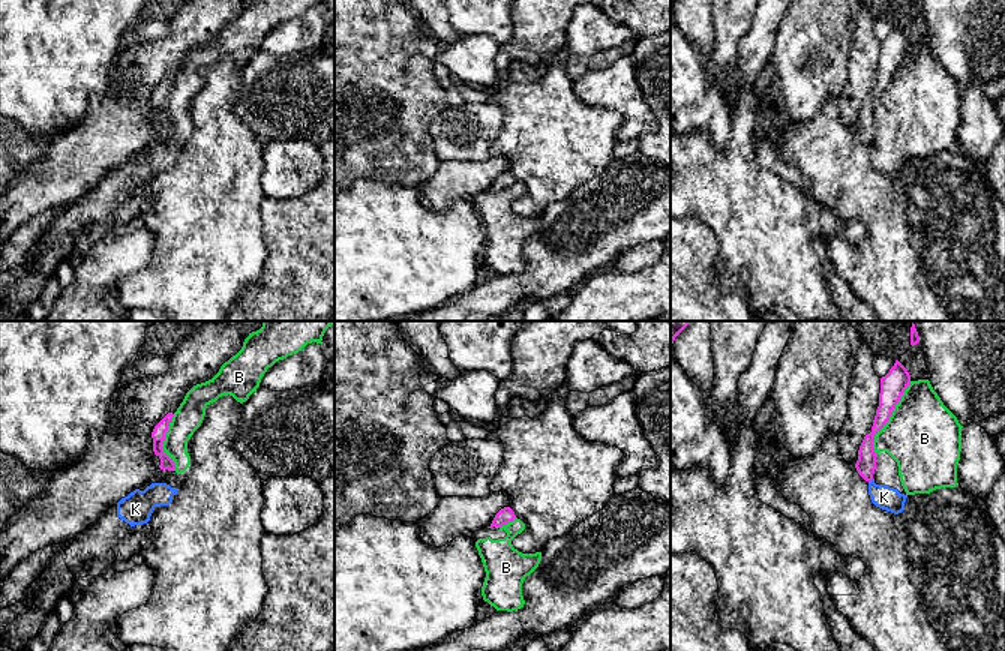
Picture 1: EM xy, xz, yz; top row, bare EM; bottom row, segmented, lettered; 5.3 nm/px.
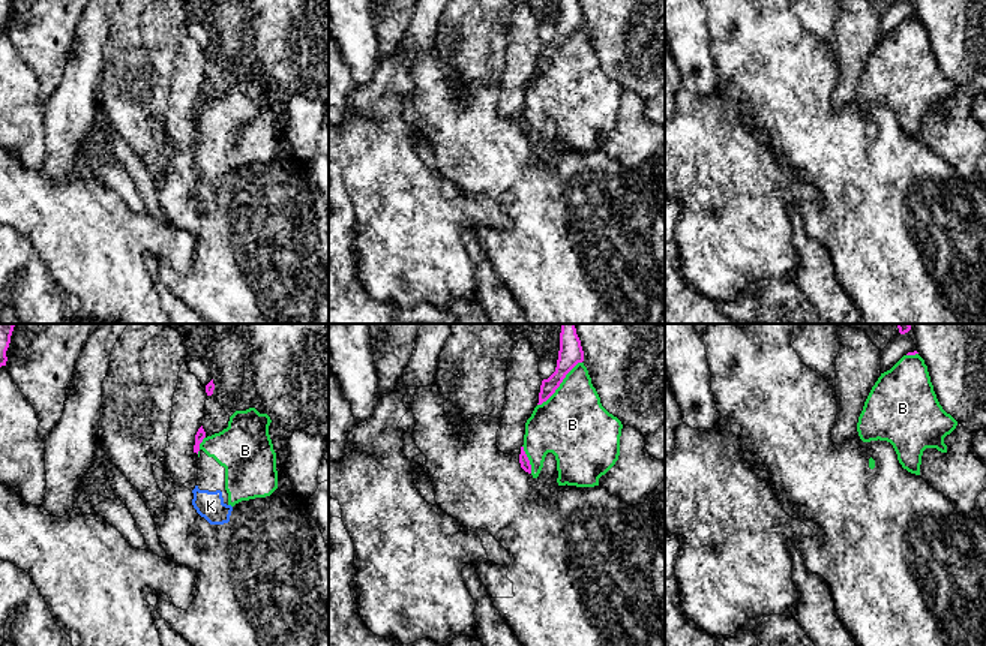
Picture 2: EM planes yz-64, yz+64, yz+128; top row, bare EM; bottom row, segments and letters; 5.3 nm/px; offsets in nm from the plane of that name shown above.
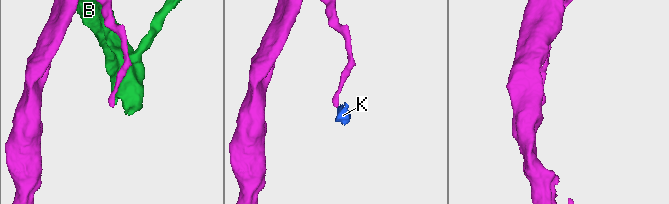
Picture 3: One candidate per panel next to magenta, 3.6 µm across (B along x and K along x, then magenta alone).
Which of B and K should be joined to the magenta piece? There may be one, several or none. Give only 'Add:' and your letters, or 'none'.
Add: none

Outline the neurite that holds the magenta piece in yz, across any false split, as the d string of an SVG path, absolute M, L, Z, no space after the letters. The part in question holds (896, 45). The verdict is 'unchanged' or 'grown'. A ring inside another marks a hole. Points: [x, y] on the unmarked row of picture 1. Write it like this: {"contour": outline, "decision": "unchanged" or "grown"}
{"contour": "M896 24L890 36L880 42L879 70L876 74L872 96L864 100L858 114L858 124L855 128L858 138L868 147L873 144L876 134L876 117L873 112L874 99L890 84L892 74L909 48L910 39L898 24Z", "decision": "unchanged"}

